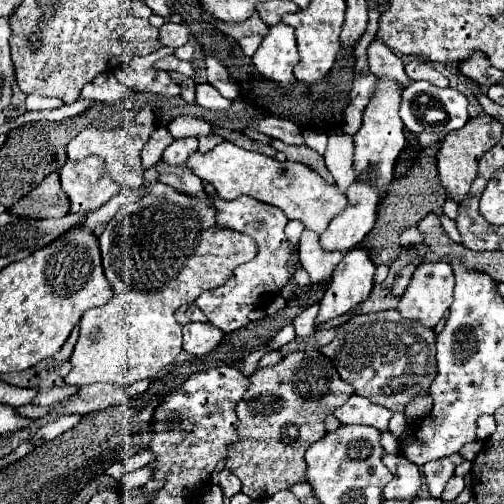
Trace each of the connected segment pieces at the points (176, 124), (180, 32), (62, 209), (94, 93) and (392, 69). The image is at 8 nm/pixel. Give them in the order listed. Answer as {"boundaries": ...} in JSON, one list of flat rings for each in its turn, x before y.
{"boundaries":[[[178,116,168,124,168,132,172,134,172,138,200,138,200,136,210,136,212,134,212,126,208,122,204,122,202,118,194,118,194,116]],[[164,22,160,26,160,42,162,46,170,46,170,48,180,48,188,42,190,38,190,32,186,26,182,24,174,24,174,22]],[[54,172,46,176,36,190,18,200,18,204,14,204,10,212,14,216,38,220,38,218,62,218,68,214,68,208,70,202,60,188,58,172]],[[102,72,98,78,92,80,92,84,84,86,80,92,80,100,100,100,100,102,116,102,124,96,132,94,126,86,120,84,120,80,114,76,114,72]],[[374,40,368,46,368,62,370,62,370,72,376,74,378,78,394,80,396,84,402,84,402,88,406,88,406,84,410,82,410,78,404,72,402,60,390,48,382,46,378,40]]]}

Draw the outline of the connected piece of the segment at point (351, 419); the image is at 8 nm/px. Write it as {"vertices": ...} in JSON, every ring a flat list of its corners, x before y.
{"vertices":[[350,396,350,400,346,404,342,404,340,408,334,410,336,418,342,424,366,424,366,426,374,426,378,430,386,430,388,420,392,418,392,412,384,406,378,406,370,400,366,400,364,396]]}

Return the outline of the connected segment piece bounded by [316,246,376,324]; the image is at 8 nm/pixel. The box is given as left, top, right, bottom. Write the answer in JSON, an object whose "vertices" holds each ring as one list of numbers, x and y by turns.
{"vertices":[[366,246,350,250,334,270,332,282,328,284,328,290,320,300,316,324,338,318,354,306,362,304,370,296,370,290,374,286,374,272,376,266,370,260]]}

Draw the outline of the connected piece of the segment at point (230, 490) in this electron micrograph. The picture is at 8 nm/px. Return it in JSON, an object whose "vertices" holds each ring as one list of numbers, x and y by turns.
{"vertices":[[226,468,219,472,220,476,220,488,222,488,222,492,224,492,224,496,226,498,232,498,234,494,238,494,240,492,240,480,234,476,234,474,230,474]]}

